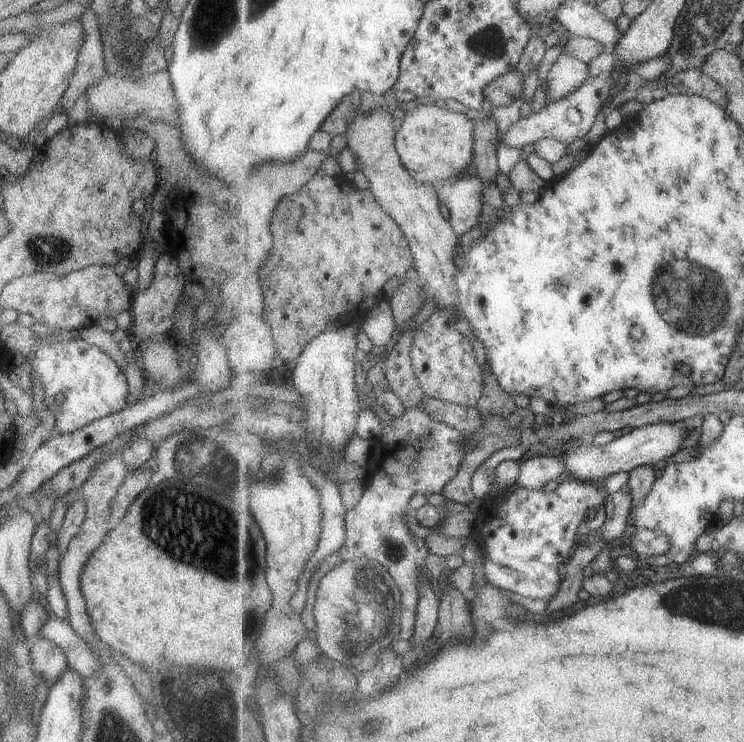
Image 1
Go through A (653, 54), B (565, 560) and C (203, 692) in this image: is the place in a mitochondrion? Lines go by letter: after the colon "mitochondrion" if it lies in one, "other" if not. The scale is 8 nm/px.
A: other
B: other
C: mitochondrion

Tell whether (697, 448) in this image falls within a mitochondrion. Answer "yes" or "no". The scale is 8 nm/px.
no

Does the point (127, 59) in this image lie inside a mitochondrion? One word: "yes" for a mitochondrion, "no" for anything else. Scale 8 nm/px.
no

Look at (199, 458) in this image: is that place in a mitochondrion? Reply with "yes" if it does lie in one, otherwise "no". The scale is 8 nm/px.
yes

